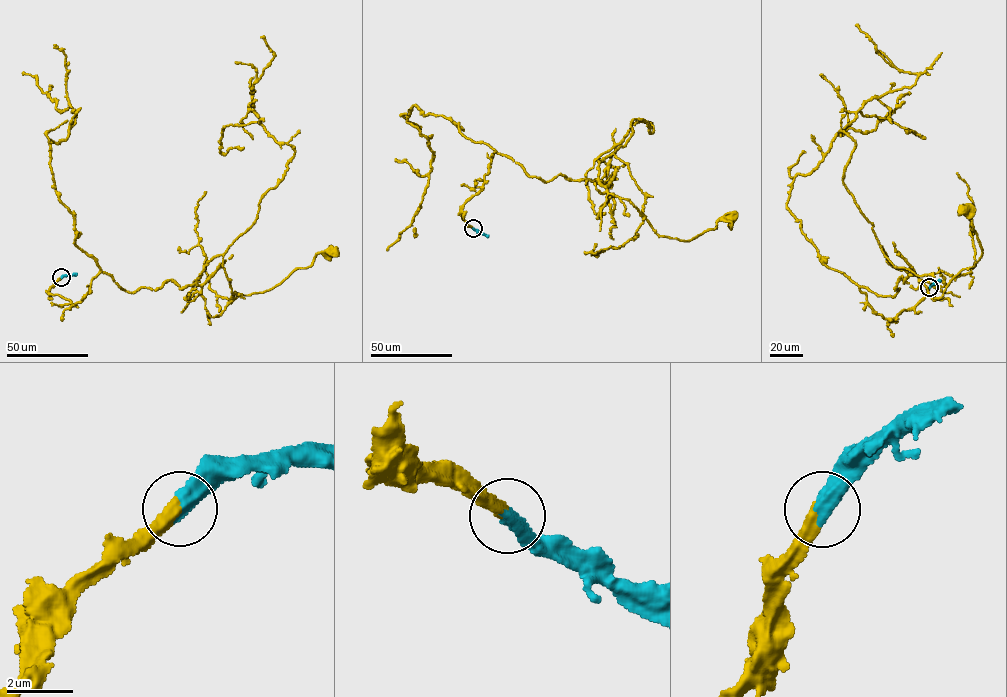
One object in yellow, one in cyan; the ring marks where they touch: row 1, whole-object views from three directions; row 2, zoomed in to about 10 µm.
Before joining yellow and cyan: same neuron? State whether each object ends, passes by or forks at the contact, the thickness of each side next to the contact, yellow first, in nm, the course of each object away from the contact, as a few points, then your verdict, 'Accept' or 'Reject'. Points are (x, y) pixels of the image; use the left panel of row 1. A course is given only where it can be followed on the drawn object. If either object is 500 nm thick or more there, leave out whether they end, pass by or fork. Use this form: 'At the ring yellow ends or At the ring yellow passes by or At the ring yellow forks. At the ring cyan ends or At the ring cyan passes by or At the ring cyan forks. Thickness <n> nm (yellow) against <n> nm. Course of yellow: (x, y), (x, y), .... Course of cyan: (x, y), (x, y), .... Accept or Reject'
At the ring yellow ends. At the ring cyan ends. Thickness 400 nm (yellow) against 480 nm. Course of yellow: (61, 277), (49, 293), (75, 304), (100, 272), (129, 292), (183, 288), (221, 255), (233, 300), (333, 250). Course of cyan: (61, 277), (76, 274). Accept

